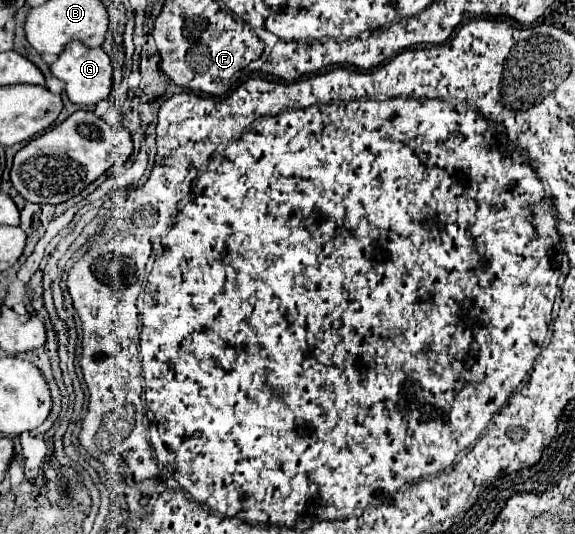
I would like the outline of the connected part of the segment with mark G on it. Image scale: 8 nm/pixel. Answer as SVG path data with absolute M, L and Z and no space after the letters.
M70 41L64 47L64 51L60 53L60 57L50 65L50 71L54 77L58 77L60 81L66 83L66 95L72 103L96 105L98 101L102 101L110 95L112 65L110 65L108 53L102 47L92 49L88 45L82 45L82 41Z

